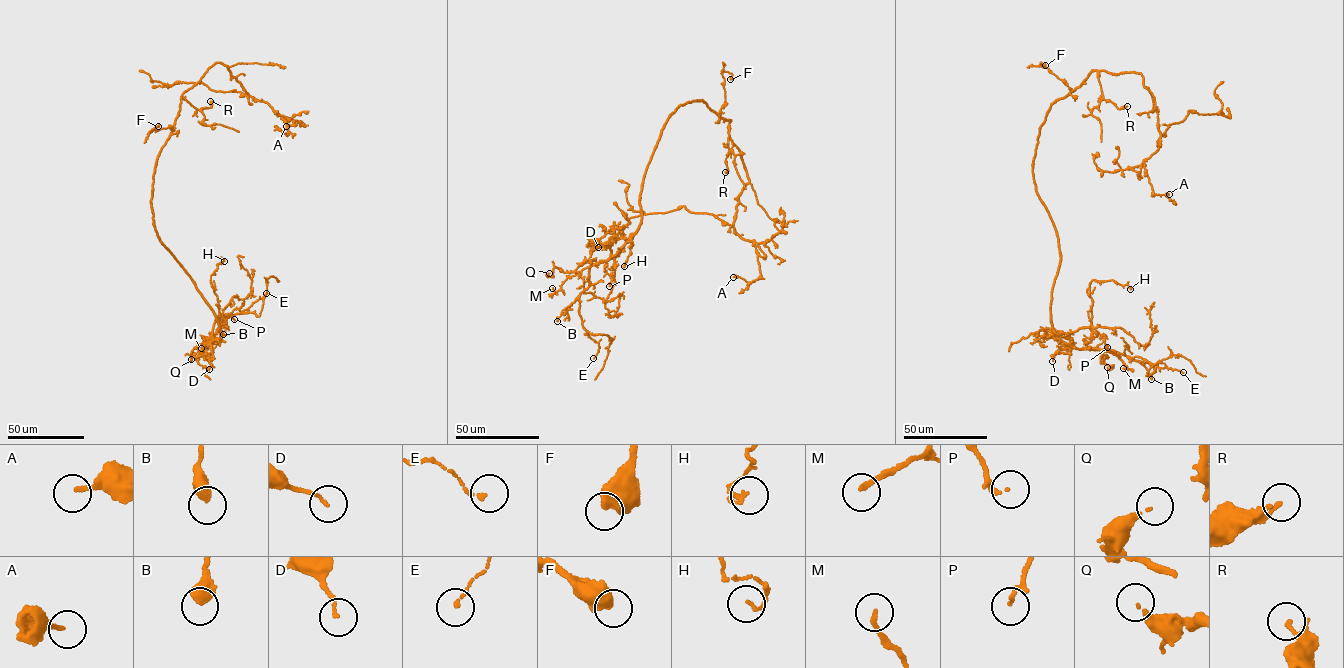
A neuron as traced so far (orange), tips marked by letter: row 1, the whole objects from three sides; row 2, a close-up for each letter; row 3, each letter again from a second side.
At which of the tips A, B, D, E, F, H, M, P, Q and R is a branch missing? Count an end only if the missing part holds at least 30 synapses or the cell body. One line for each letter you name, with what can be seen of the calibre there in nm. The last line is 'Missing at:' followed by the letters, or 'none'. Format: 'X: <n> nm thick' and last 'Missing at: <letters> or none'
Missing at: none

